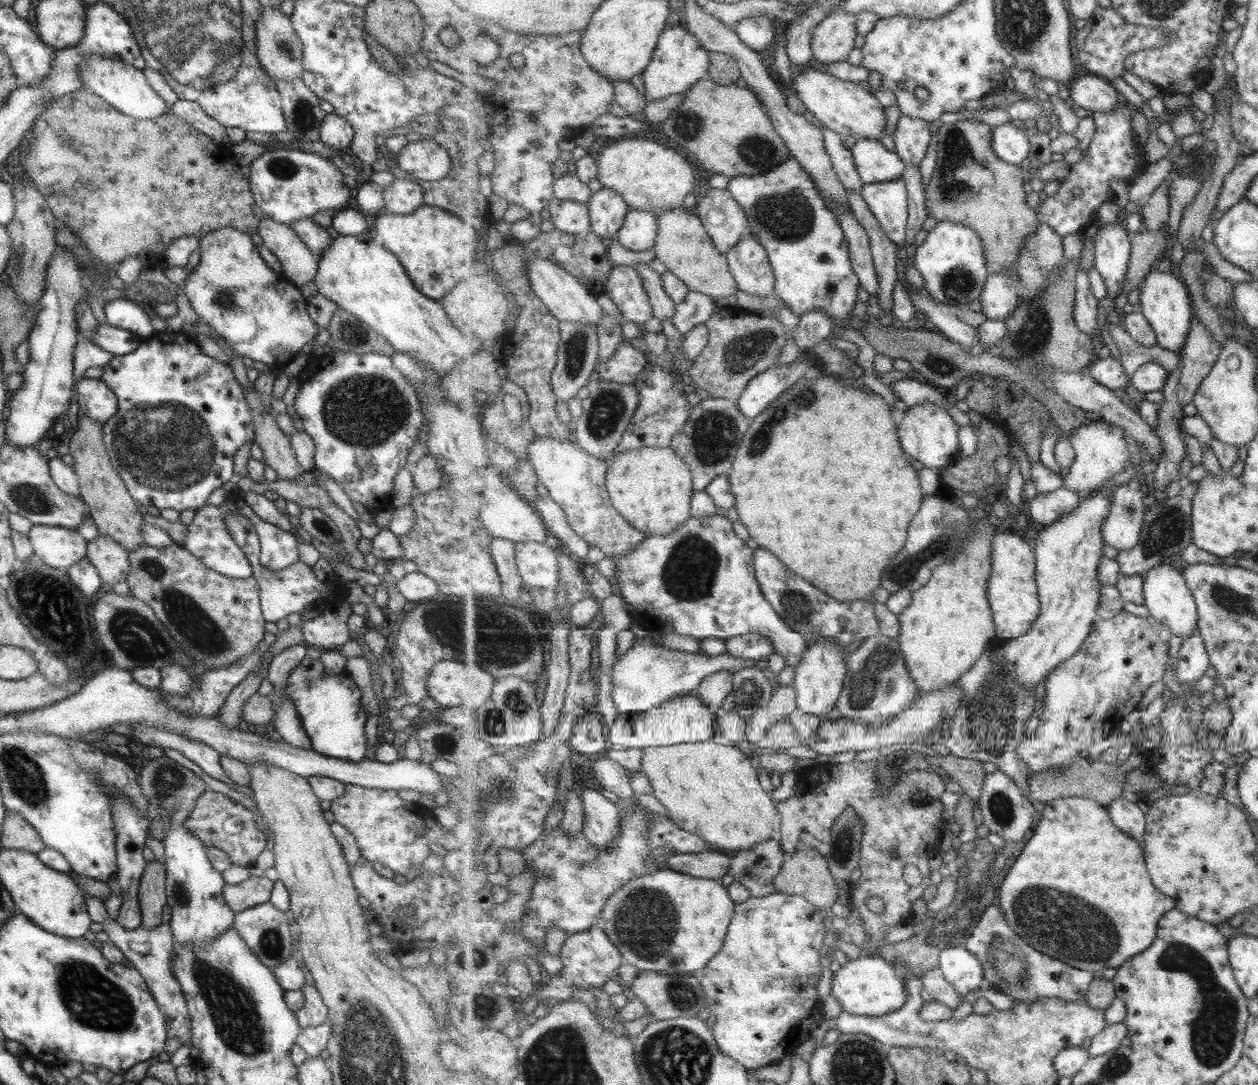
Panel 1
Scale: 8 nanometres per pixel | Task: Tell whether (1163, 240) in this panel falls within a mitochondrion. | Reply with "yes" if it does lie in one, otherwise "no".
no

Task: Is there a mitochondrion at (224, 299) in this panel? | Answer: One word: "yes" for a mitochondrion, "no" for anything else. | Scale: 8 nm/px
yes

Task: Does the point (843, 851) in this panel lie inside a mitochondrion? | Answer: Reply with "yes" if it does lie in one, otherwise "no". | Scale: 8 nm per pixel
yes

